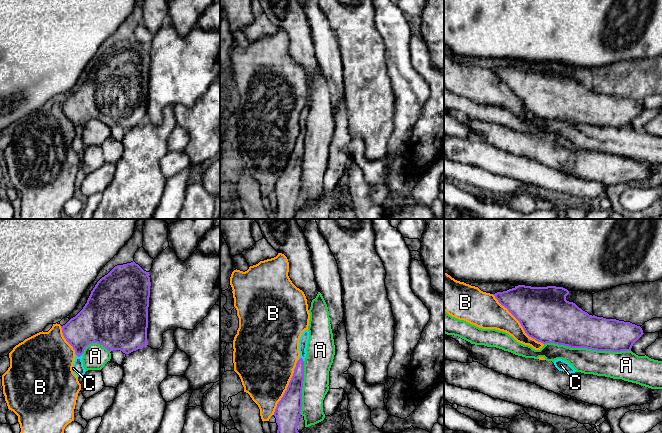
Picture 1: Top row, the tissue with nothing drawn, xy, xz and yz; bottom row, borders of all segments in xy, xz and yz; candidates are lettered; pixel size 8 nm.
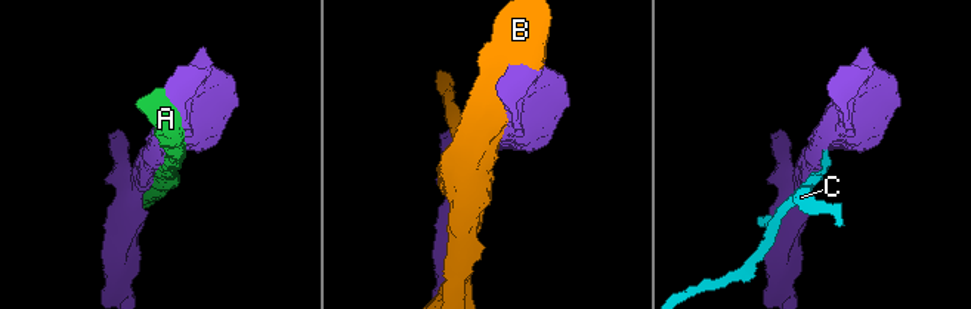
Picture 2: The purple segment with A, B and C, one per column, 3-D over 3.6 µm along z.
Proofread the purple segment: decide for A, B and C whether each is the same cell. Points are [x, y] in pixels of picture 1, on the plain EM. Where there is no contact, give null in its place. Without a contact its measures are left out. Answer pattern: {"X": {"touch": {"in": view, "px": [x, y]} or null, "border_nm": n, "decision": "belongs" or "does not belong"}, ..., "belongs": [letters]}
{"A": {"touch": {"in": "yz", "px": [587, 124]}, "border_nm": 700, "decision": "does not belong"}, "B": {"touch": {"in": "yz", "px": [519, 97]}, "border_nm": 600, "decision": "does not belong"}, "C": {"touch": {"in": "xy", "px": [79, 132]}, "border_nm": 60, "decision": "belongs"}, "belongs": ["C"]}

